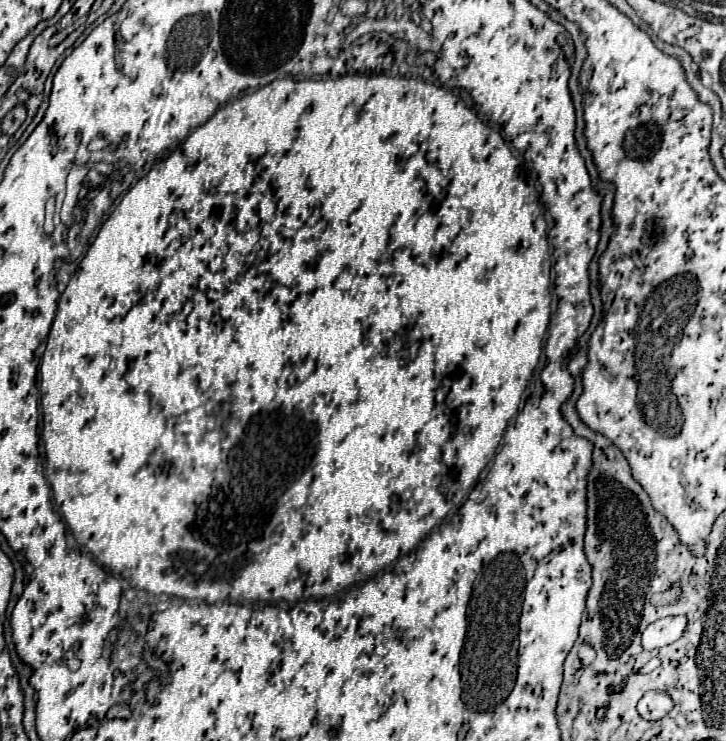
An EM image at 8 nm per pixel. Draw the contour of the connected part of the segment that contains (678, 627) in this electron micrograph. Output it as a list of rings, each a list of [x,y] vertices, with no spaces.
[[[681,616],[663,618],[663,620],[657,620],[657,622],[649,624],[643,632],[643,648],[667,646],[671,642],[669,632],[683,632],[685,624],[687,624],[687,620],[681,618]]]

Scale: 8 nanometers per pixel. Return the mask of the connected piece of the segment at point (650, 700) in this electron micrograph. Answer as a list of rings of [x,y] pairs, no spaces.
[[[649,690],[645,696],[637,702],[637,712],[647,722],[655,722],[669,714],[673,708],[673,698],[665,690]]]

